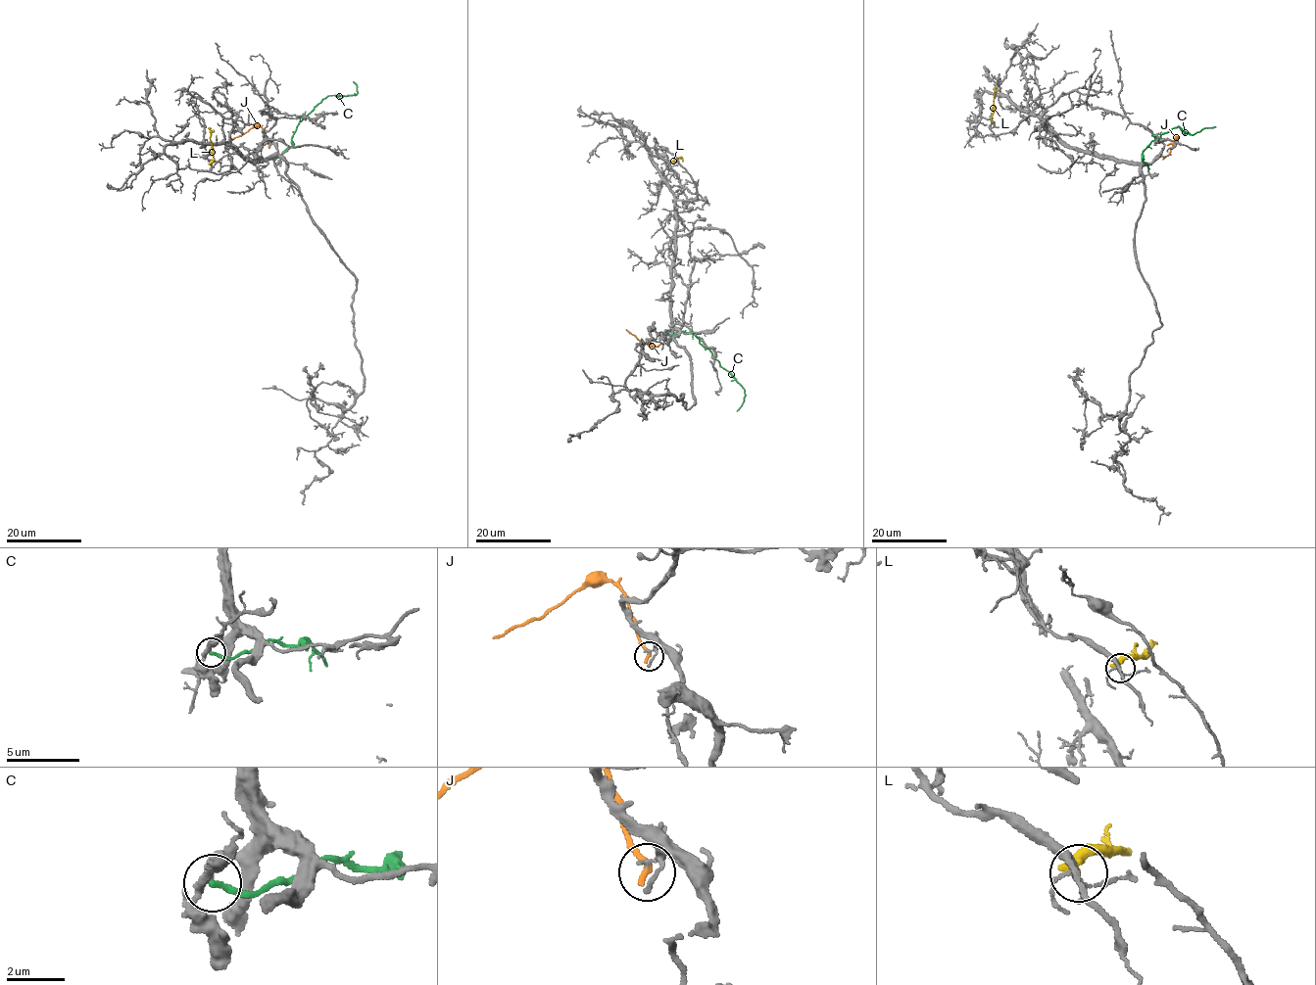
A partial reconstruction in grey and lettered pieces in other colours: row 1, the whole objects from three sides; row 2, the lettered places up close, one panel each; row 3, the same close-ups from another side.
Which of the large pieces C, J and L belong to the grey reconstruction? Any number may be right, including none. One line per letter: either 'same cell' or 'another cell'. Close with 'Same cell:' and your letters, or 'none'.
C: another cell
J: another cell
L: another cell
Same cell: none

